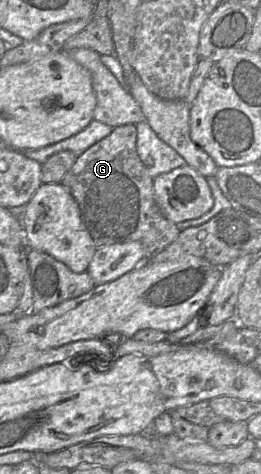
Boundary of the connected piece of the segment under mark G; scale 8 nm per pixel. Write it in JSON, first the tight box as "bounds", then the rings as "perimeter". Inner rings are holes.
{"bounds":[61,126,179,258],"perimeter":[[[136,126],[114,127],[105,138],[80,154],[61,184],[76,201],[82,223],[96,248],[115,243],[140,242],[146,258],[165,249],[179,234],[177,225],[161,213],[154,194],[153,178],[136,153]]]}

